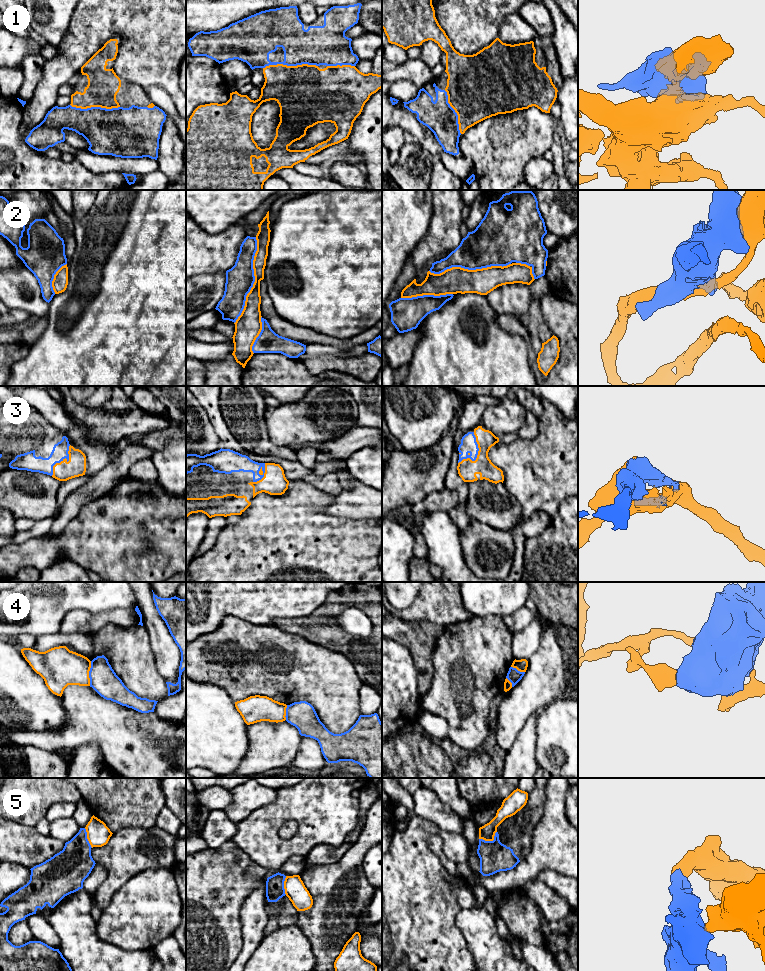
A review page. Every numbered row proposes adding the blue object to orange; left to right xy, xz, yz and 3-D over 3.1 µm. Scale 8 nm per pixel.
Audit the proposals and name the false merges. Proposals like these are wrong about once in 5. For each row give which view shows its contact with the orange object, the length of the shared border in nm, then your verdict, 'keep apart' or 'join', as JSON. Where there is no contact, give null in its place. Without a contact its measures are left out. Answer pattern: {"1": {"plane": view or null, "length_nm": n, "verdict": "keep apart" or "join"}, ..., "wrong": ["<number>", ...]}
{"1": {"plane": "xz", "length_nm": 440, "verdict": "join"}, "2": {"plane": "xz", "length_nm": 700, "verdict": "join"}, "3": {"plane": "yz", "length_nm": 280, "verdict": "join"}, "4": {"plane": "xy", "length_nm": 200, "verdict": "keep apart"}, "5": {"plane": "yz", "length_nm": 160, "verdict": "keep apart"}, "wrong": ["4", "5"]}

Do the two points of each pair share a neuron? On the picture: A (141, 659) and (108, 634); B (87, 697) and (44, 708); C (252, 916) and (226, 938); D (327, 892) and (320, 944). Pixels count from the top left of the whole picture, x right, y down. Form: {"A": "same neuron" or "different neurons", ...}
{"A": "same neuron", "B": "different neurons", "C": "different neurons", "D": "same neuron"}

